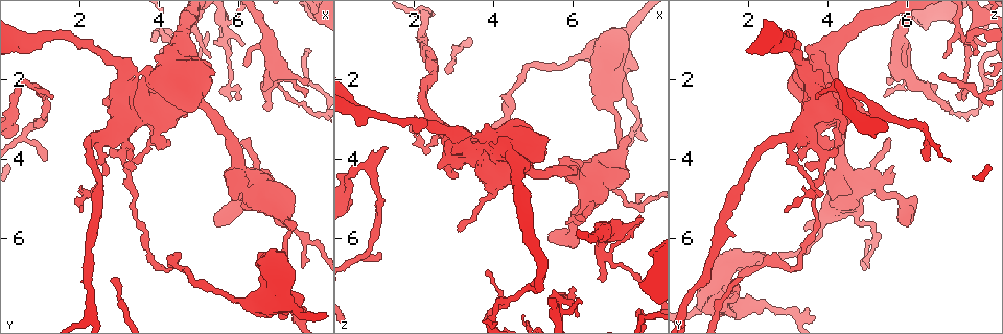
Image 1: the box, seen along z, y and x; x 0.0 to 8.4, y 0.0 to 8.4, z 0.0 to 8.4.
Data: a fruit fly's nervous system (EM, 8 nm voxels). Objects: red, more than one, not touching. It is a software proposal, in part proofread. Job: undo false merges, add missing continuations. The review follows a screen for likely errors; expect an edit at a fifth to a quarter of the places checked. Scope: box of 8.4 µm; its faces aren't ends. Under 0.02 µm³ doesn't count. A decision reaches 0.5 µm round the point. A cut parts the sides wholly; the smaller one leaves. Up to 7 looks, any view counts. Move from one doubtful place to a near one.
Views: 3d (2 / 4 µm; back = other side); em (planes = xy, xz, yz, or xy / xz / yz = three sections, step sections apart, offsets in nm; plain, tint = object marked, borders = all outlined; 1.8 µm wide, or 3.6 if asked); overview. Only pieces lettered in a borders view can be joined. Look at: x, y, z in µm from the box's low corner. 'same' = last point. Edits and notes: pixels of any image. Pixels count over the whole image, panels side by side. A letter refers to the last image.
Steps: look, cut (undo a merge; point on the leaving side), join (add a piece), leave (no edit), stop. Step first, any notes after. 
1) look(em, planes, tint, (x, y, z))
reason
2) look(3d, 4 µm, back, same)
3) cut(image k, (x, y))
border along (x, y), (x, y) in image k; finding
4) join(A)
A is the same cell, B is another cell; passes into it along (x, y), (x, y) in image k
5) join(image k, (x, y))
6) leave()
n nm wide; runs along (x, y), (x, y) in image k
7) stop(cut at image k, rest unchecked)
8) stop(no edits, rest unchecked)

look(3d, 4 µm, back, (2.50, 2.55, 4.20))
branch stops here

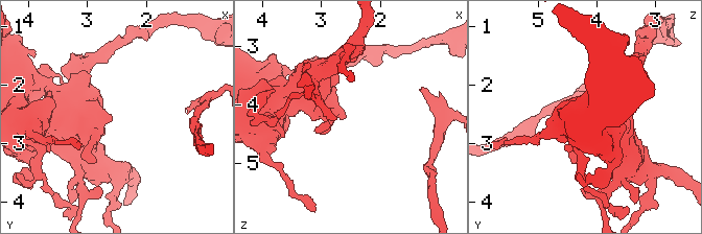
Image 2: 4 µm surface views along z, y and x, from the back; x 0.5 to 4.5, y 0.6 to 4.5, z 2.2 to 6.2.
look(em, xz, step 16, tint, (2.60, 2.60, 4.20))

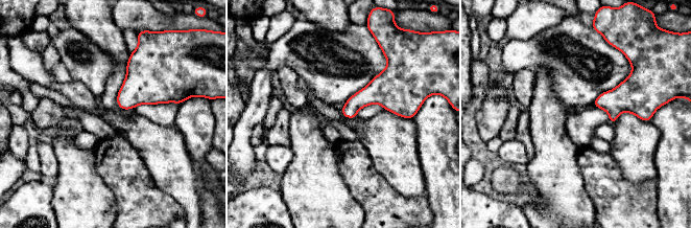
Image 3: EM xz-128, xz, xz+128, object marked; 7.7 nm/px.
look(em, yz, step 4, borders, same)

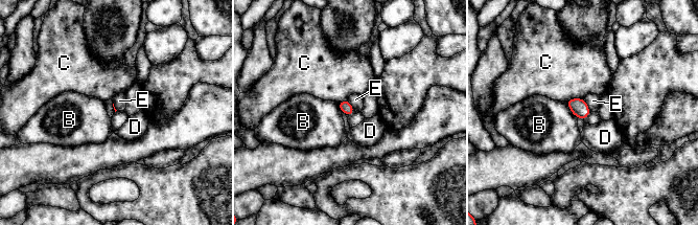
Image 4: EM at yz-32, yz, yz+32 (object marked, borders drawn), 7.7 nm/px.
leave()
B touches over 170 nm; B, C, D and E are other cells; border along (583, 98), (591, 111) in image 4; no lettered piece goes on from it

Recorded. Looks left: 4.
look(3d, 2 µm, (6.95, 2.15, 6.50))
thick turns thin

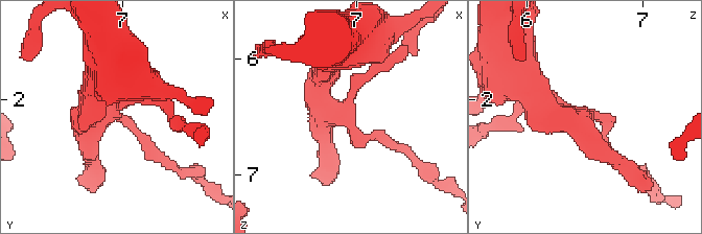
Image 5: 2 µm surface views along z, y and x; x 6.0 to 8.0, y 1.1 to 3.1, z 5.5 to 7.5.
look(em, xy, step 4, tint, (6.94, 2.14, 6.56))
shape alone is not enough

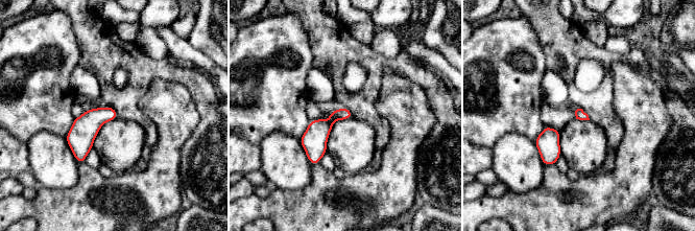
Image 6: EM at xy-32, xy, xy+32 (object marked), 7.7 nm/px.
look(em, xy, step 4, borders, same)
see the neighbours

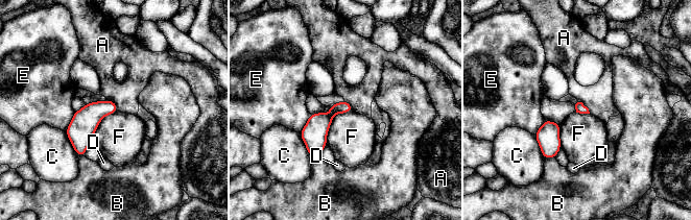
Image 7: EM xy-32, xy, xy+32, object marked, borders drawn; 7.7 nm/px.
leave()
F touches over 340 nm; A, B, C, D, E and F are other cells; all the same neuron

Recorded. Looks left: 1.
stop(no edits, rest unchecked)

